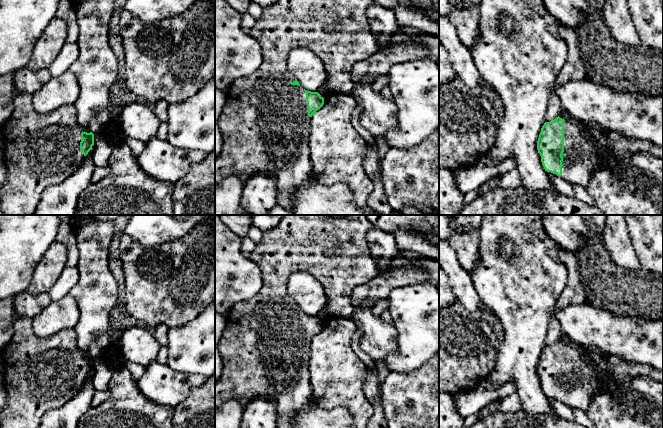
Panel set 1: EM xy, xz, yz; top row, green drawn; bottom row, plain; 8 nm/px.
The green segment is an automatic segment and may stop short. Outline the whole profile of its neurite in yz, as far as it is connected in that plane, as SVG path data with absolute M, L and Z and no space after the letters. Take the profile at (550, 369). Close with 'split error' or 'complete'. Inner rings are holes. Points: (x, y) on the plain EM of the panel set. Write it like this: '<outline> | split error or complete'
M559 340L542 350L537 374L548 399L557 399L571 409L580 409L584 412L587 412L594 396L600 390L604 390L608 382L614 381L618 386L623 386L636 376L647 376L663 383L663 371L651 366L630 363L621 357L609 355L597 347L582 346L574 342L564 344Z | split error

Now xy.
M16 315L13 329L12 339L0 351L3 383L7 393L7 406L0 411L0 428L38 428L47 411L62 407L78 394L84 381L92 374L94 358L80 353L73 328L60 331L51 337L41 338L34 333L31 318Z | split error

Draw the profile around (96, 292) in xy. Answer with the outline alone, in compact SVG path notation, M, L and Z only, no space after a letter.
M72 215L72 221L76 223L74 232L79 250L79 281L69 295L75 299L80 311L79 320L74 327L78 349L83 356L90 357L93 342L110 331L110 311L119 298L119 286L109 269L109 247L115 233L114 221L98 222L87 215Z

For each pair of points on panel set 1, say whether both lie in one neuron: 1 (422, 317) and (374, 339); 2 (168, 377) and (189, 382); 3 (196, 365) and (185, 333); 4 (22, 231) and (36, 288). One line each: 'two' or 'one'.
1: two
2: one
3: one
4: two

